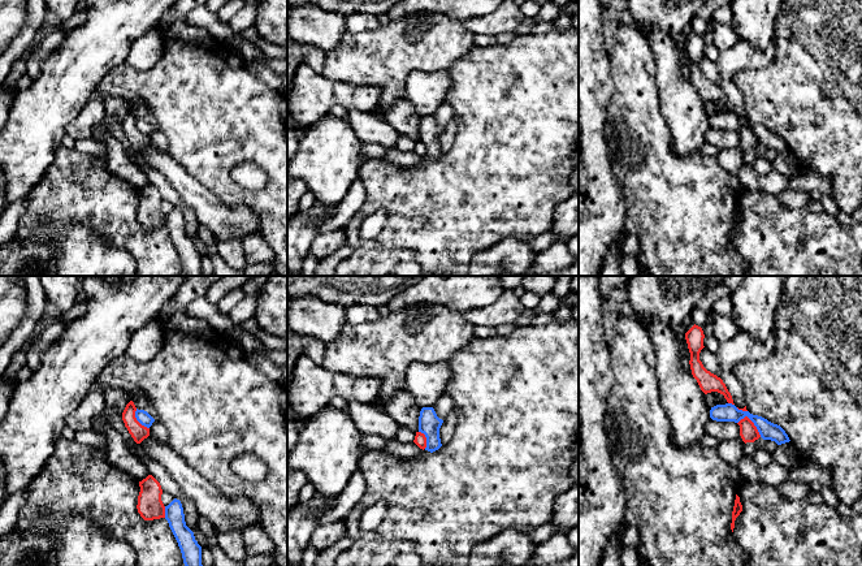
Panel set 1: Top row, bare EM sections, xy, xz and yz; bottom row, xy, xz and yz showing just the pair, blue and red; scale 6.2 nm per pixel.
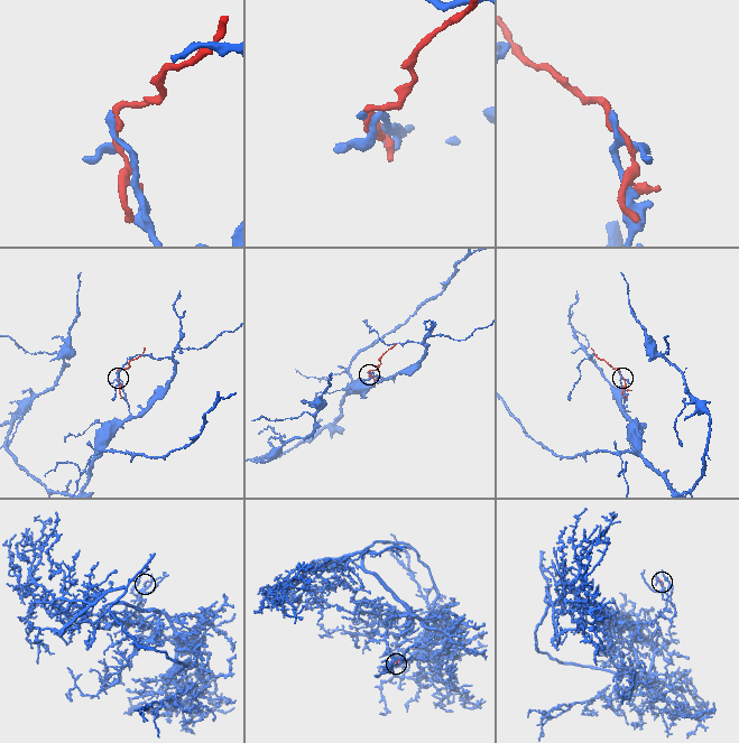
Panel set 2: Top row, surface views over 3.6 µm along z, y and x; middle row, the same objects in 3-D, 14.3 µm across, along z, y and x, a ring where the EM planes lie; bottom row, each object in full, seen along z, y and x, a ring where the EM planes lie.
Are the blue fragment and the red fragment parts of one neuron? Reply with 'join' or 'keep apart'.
join

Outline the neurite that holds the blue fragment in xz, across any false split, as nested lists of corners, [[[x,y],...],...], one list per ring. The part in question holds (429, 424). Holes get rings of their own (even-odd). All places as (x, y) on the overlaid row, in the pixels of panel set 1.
[[[423,407],[419,416],[419,431],[413,442],[430,453],[438,450],[442,444],[439,438],[439,428],[443,420],[439,419],[433,407]]]

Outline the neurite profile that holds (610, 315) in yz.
[[[611,297],[607,298],[605,302],[602,302],[601,314],[602,314],[602,325],[605,330],[605,340],[610,347],[614,340],[615,324],[620,317],[620,314],[616,310],[616,304]]]

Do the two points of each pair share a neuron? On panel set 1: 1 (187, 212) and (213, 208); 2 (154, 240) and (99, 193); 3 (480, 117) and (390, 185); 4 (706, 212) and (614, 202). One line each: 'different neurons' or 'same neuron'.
1: different neurons
2: same neuron
3: same neuron
4: different neurons

